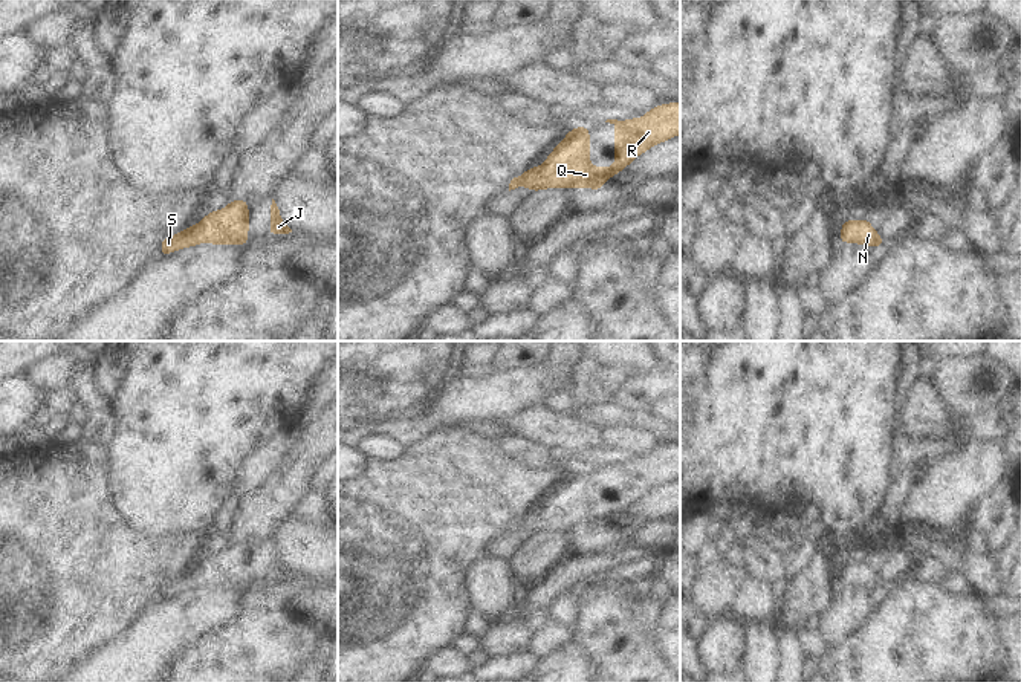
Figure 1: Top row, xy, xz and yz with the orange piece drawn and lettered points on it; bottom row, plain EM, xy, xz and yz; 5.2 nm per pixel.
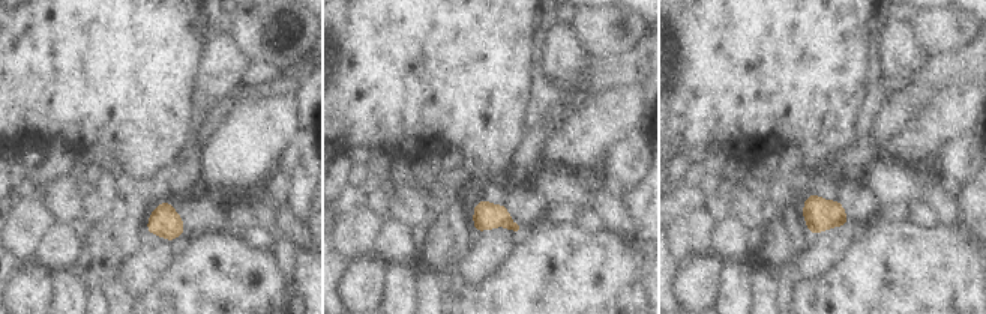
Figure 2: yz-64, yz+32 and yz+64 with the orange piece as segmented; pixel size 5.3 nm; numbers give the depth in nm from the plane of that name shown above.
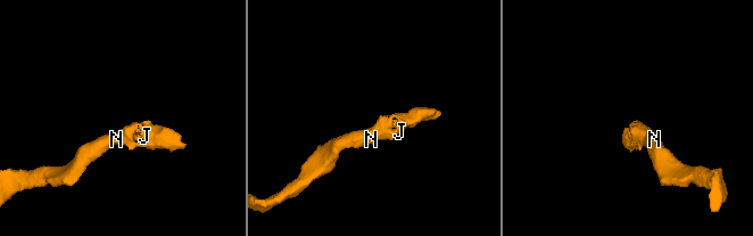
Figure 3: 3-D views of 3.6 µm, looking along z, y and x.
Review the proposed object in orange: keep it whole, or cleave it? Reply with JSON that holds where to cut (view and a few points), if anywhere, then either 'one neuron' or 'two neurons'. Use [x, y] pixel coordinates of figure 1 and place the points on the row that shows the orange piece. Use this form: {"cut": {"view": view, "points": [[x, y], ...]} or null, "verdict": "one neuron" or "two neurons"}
{"cut": null, "verdict": "one neuron"}

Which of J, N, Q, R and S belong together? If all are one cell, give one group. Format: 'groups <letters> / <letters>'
groups J N Q R S

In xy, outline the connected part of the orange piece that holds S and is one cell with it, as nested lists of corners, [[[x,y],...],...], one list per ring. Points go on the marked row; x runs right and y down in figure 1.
[[[246,199],[231,202],[222,208],[205,214],[200,223],[177,231],[173,237],[160,240],[160,257],[183,248],[209,245],[240,245],[248,248],[249,234],[249,203]]]

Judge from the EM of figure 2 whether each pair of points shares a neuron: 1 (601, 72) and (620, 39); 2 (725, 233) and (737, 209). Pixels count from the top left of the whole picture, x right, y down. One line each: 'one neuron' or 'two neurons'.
1: two neurons
2: two neurons

